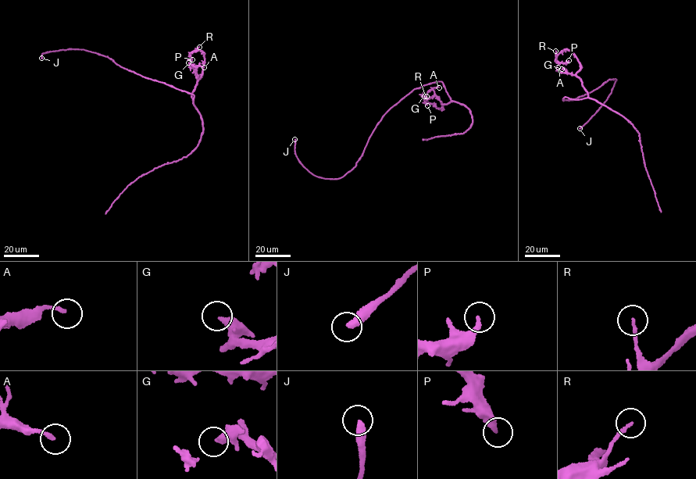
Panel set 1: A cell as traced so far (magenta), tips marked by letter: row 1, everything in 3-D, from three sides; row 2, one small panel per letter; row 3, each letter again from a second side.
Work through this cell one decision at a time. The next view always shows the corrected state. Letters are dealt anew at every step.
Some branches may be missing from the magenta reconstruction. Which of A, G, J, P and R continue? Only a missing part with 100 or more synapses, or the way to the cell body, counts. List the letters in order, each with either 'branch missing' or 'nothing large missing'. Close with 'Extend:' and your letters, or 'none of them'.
A: nothing large missing
G: nothing large missing
J: branch missing
P: nothing large missing
R: nothing large missing
Extend: J

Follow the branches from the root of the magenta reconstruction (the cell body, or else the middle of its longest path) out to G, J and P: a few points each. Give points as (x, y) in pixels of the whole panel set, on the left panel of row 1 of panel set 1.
G: (178, 89), (194, 94), (193, 102), (195, 107), (191, 94), (197, 76), (188, 62)
J: (178, 89), (129, 71), (107, 56), (83, 49), (69, 48), (48, 51), (42, 54), (41, 58)
P: (178, 89), (194, 94), (195, 107), (191, 94), (201, 74), (202, 51), (192, 51), (192, 59)

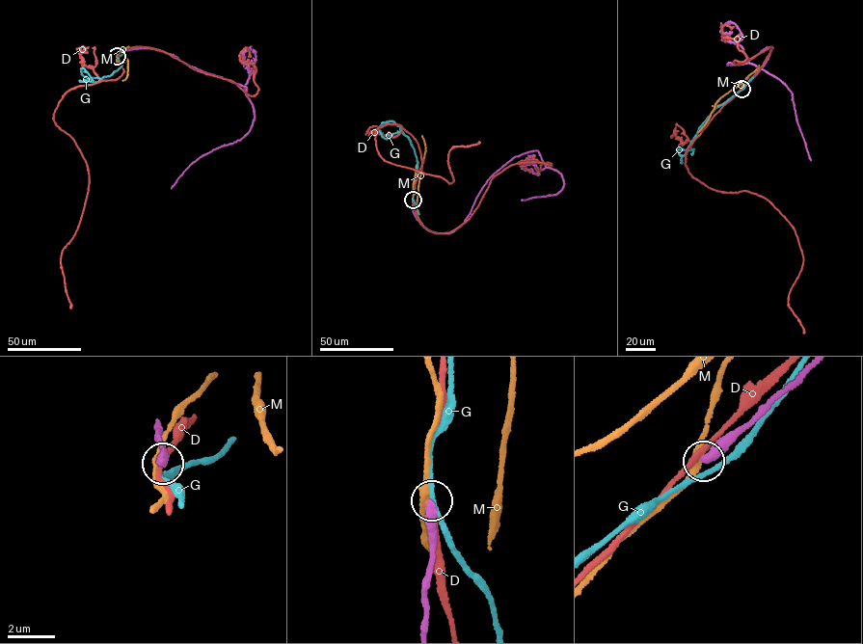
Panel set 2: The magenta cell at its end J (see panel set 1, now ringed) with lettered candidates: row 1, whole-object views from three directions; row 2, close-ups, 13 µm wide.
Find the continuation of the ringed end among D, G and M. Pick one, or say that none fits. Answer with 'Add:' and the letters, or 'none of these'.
Add: none of these

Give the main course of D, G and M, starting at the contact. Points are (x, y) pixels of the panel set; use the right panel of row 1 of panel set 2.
D: (741, 89), (688, 147), (685, 164), (708, 187), (767, 199), (792, 226), (803, 259), (788, 306), (803, 333)
G: (742, 89), (716, 107), (699, 127), (684, 155), (677, 151), (693, 148)
M: (741, 89), (748, 76), (719, 99), (697, 133)

